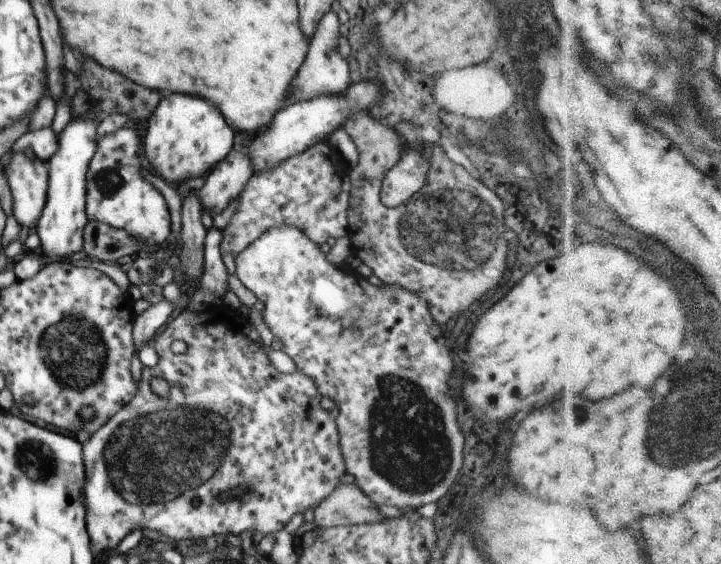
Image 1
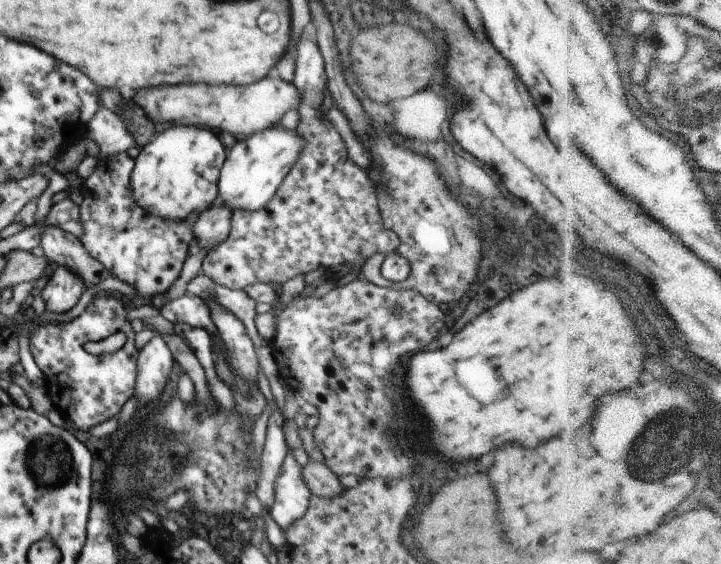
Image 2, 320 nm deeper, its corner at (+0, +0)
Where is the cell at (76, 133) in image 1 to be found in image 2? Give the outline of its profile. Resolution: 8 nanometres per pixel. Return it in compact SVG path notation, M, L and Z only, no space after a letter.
M59 266L46 287L42 289L41 297L50 312L62 314L76 306L86 289L78 275L70 272L70 269Z

